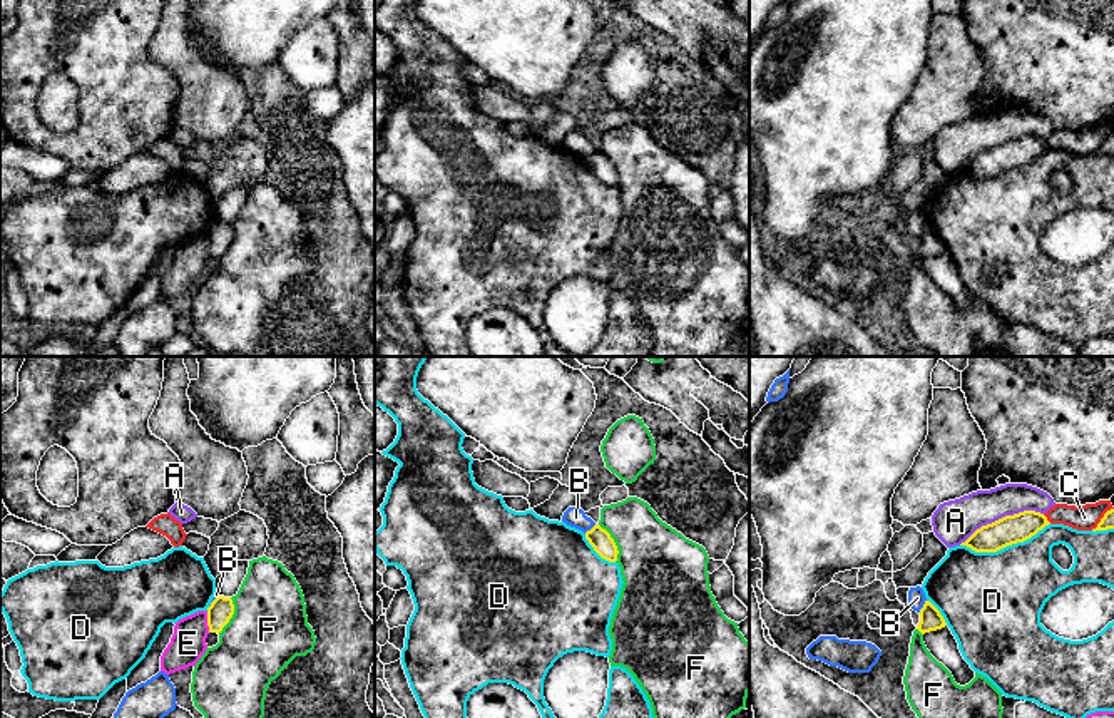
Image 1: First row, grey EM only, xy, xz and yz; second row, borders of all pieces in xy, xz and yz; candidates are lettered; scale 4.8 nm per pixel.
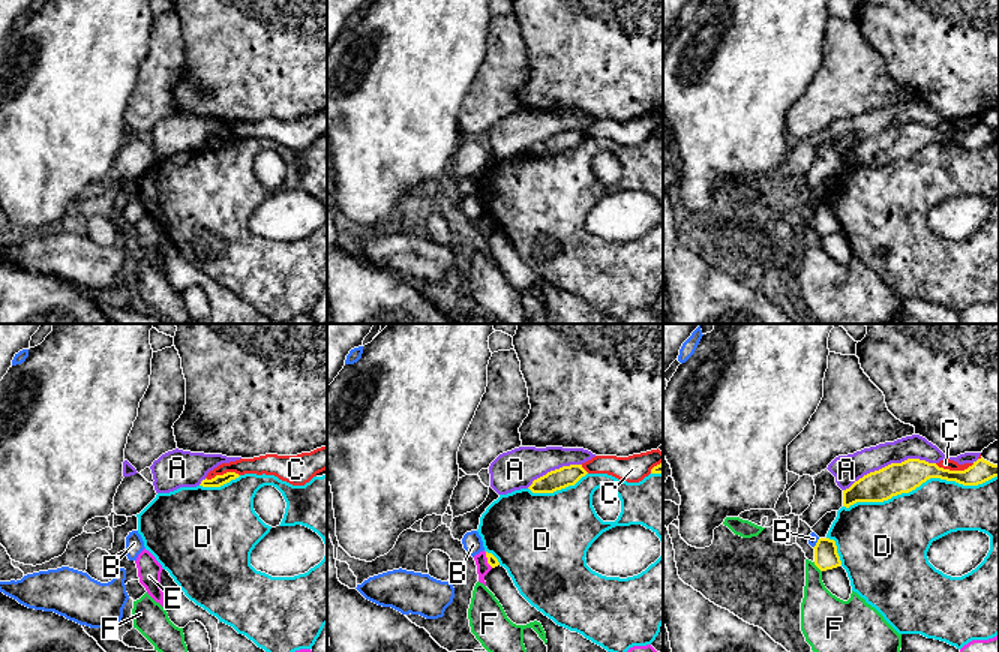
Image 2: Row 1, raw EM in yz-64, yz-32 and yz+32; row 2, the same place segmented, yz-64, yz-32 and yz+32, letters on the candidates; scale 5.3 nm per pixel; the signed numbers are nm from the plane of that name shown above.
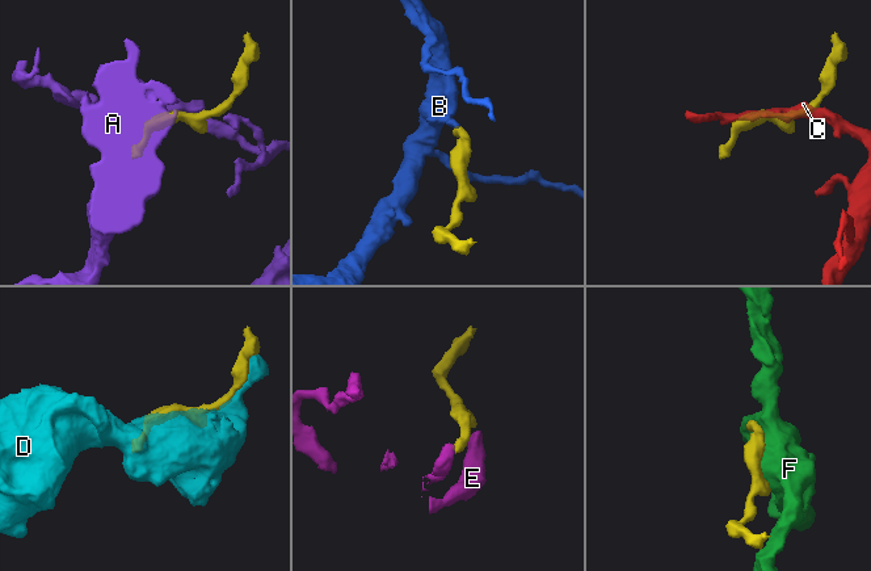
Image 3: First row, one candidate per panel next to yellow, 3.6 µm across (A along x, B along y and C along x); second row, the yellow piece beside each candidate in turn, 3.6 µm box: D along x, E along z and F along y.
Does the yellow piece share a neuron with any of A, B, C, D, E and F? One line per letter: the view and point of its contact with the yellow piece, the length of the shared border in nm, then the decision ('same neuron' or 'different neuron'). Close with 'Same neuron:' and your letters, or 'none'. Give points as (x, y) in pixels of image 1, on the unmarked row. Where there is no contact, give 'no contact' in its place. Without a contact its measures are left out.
A: contact yz (1002, 143); length 440 nm; different neuron
B: contact yz (924, 231); length 80 nm; different neuron
C: contact yz (1046, 144); length 60 nm; different neuron
D: contact yz (1004, 171); length 440 nm; different neuron
E: contact xy (208, 246); length 110 nm; different neuron
F: contact xz (614, 168); length 200 nm; different neuron
Same neuron: none

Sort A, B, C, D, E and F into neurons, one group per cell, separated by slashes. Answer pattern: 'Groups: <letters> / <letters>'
Groups: A / B / C / D / E / F

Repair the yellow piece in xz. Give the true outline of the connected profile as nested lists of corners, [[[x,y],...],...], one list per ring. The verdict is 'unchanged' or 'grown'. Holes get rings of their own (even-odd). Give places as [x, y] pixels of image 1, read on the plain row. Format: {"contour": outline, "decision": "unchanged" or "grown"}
{"contour": [[[595,149],[590,156],[585,157],[585,164],[594,172],[594,176],[606,186],[616,187],[617,186],[617,171],[611,159]]], "decision": "unchanged"}

